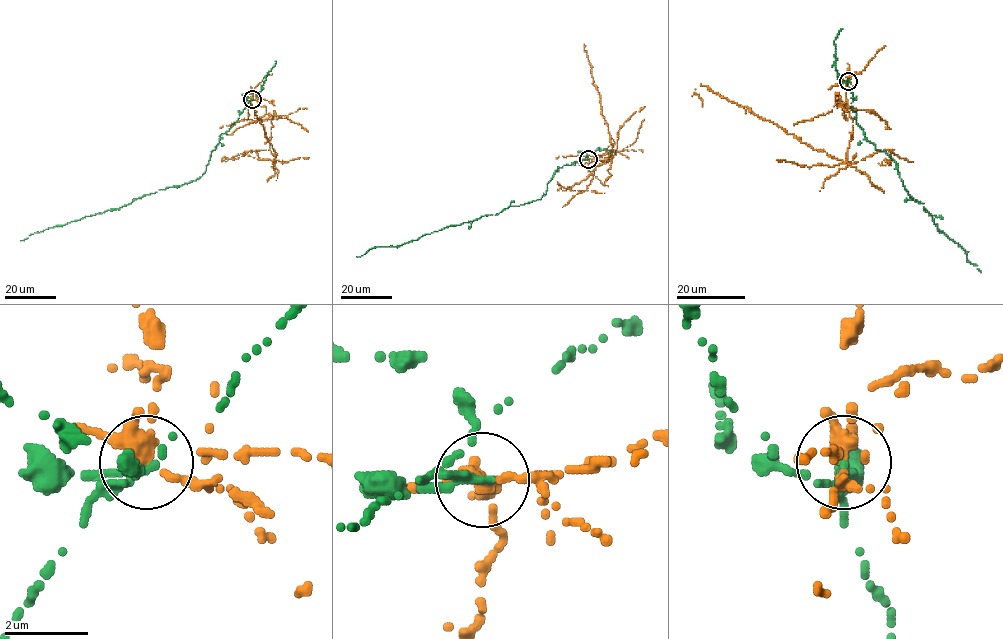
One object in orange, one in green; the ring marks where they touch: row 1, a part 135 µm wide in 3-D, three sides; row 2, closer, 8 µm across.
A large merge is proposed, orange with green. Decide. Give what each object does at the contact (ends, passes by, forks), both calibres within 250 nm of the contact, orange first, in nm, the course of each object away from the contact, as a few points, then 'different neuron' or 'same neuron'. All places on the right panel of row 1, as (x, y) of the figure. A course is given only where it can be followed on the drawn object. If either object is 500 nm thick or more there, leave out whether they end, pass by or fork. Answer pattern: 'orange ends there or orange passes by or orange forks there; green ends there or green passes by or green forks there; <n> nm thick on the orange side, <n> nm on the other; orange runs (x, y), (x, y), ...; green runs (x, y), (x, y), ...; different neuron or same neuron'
orange forks there; green ends there; 260 nm thick on the orange side, 220 nm on the other; orange runs (848, 81), (845, 90), (852, 132), (844, 161), (814, 150), (747, 107), (701, 85), (695, 93), (703, 107); green runs (848, 81), (866, 139), (897, 164), (911, 198), (981, 272); different neuron

